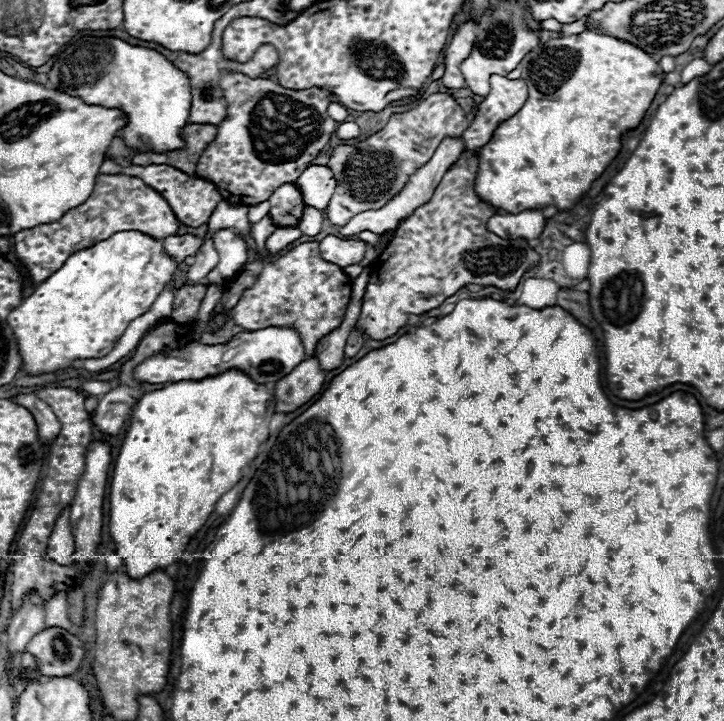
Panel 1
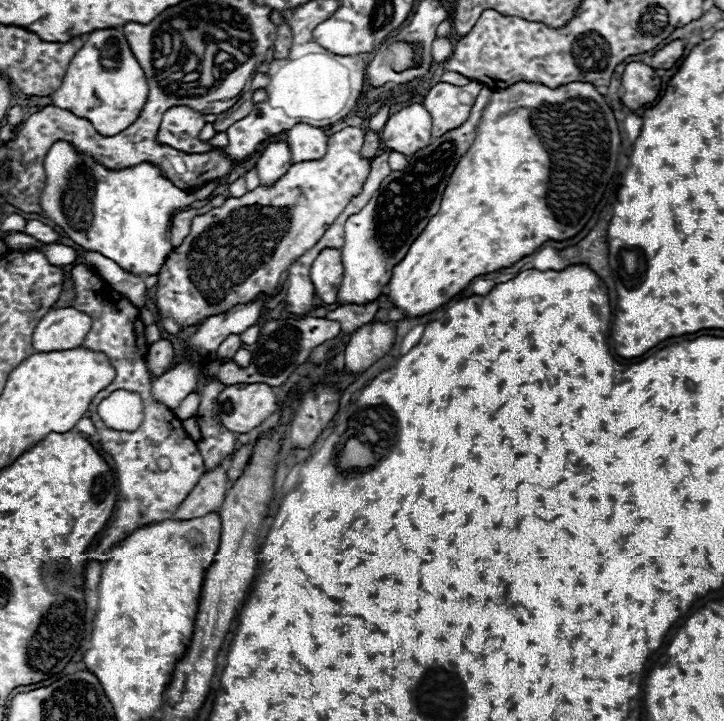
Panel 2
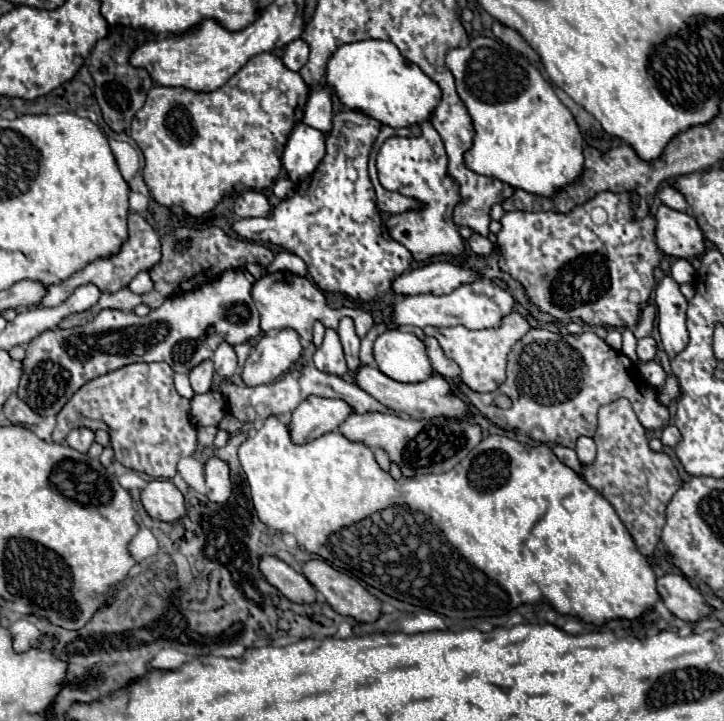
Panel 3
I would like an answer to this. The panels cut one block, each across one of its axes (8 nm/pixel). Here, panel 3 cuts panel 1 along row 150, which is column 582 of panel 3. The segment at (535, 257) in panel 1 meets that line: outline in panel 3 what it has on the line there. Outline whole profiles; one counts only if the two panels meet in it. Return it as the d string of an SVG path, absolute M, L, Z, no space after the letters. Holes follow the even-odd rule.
M620 398L600 408L594 442L598 446L596 460L592 466L582 466L582 476L614 506L620 520L632 534L640 554L644 554L652 568L658 570L654 550L660 546L660 532L666 520L664 510L674 494L674 488L682 486L680 474L666 452L654 452L648 446L644 426L638 422L628 400Z

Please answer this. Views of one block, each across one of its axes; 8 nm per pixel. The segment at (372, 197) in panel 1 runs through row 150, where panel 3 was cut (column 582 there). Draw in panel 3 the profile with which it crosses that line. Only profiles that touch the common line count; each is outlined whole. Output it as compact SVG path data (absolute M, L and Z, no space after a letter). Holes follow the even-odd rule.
M530 328L528 334L522 336L522 340L518 340L518 344L514 344L514 348L510 350L504 384L500 384L494 392L482 392L482 394L470 390L464 382L456 384L456 388L458 388L458 392L462 392L466 396L466 400L474 408L478 408L496 426L500 426L504 430L526 432L532 440L542 442L542 444L562 444L562 446L574 448L578 436L594 436L598 408L606 406L606 404L610 404L610 402L614 402L618 398L630 400L638 420L642 422L642 426L646 430L666 428L666 424L670 422L668 408L658 402L656 388L650 388L650 384L646 384L646 380L642 380L636 364L626 354L616 352L614 348L610 348L594 332L582 332L582 334L574 336L574 334L550 332L550 330L544 330L544 328ZM496 394L510 396L512 408L508 408L508 410L494 408L492 400L494 400Z

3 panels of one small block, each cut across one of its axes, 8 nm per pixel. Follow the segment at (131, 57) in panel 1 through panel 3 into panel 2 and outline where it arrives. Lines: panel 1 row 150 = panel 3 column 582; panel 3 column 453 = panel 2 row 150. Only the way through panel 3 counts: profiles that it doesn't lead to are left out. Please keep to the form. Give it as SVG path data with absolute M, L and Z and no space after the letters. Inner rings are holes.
M56 142L46 158L44 158L44 170L46 170L46 188L42 192L42 208L50 220L54 220L68 238L72 238L78 246L84 250L100 252L102 256L114 260L122 270L140 276L140 274L158 274L166 256L172 252L172 244L166 240L166 230L170 226L172 216L178 208L190 206L196 196L190 192L182 192L176 186L172 186L170 180L166 180L156 166L150 164L138 164L134 168L124 170L106 170L104 166L96 164L90 156L82 158L76 154L76 150L68 142Z

